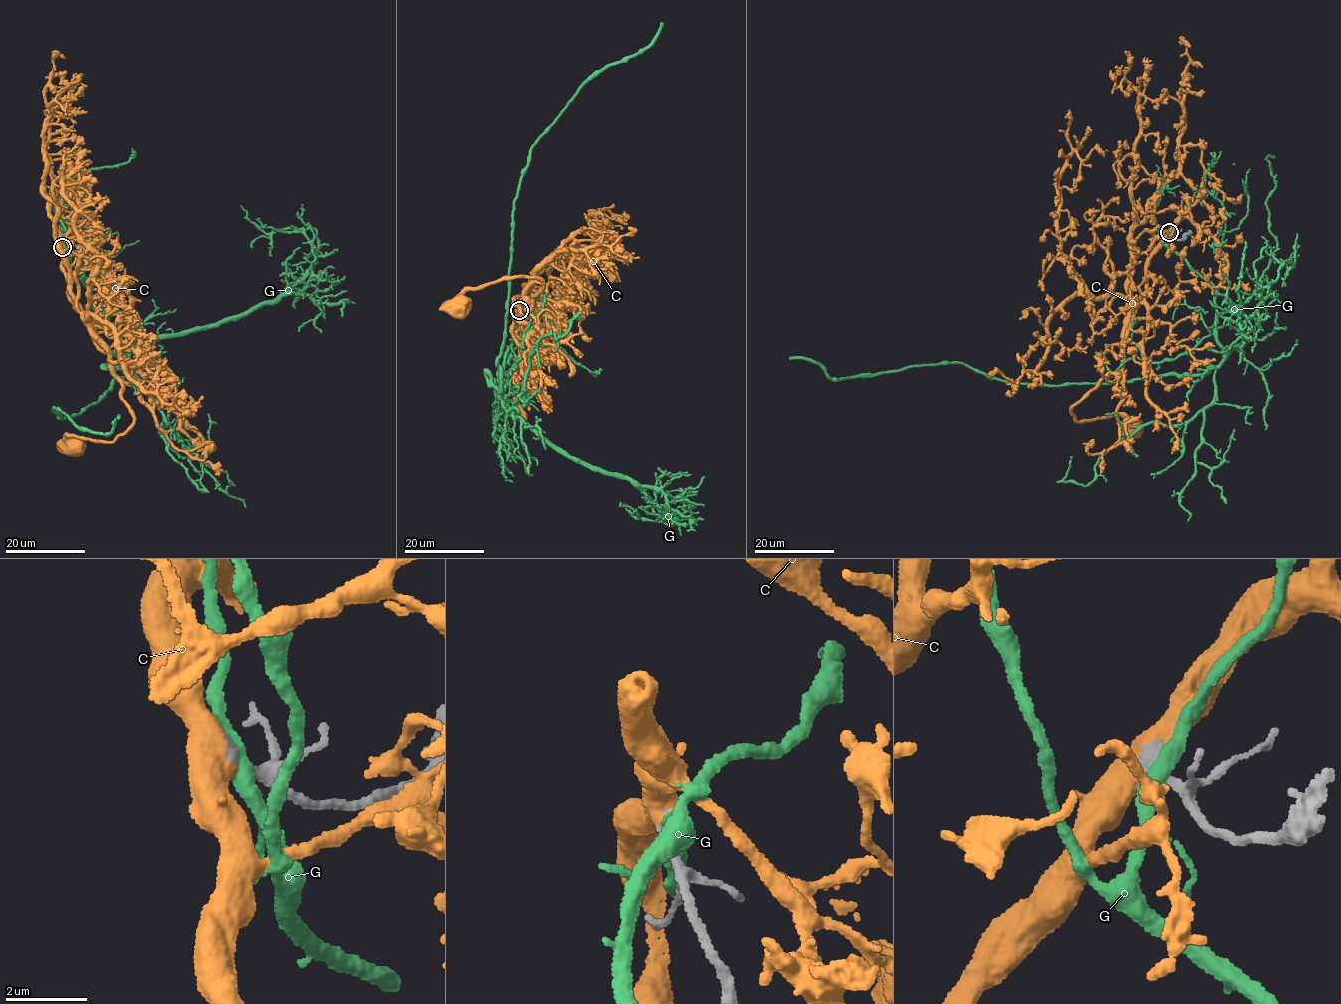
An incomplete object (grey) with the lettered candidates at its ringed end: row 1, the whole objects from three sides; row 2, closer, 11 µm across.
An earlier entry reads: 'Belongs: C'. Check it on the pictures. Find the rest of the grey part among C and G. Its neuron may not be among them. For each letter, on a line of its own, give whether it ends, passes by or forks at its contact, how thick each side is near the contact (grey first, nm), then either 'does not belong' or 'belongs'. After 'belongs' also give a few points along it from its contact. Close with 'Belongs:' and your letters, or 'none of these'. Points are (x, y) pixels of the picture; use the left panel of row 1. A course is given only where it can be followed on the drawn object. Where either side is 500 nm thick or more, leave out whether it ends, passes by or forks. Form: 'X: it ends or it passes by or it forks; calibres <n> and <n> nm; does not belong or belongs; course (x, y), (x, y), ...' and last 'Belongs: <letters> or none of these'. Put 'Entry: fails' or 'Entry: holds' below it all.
C: calibres 550 and 600 nm; belongs; course (63, 246), (69, 299), (107, 352), (133, 420), (113, 441), (67, 437), (79, 446), (77, 450), (74, 447)
G: calibres 550 and 440 nm; does not belong
Belongs: C
Entry: holds

